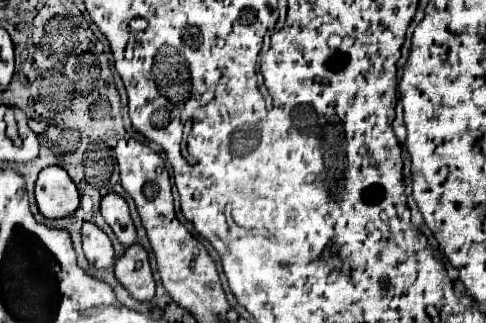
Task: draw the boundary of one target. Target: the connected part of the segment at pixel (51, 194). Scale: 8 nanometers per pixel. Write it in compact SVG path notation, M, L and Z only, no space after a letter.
M48 166L36 180L36 202L46 218L70 216L78 208L78 190L68 172L58 166Z

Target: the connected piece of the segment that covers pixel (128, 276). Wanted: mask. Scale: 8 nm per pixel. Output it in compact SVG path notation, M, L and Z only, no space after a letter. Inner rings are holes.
M136 242L116 260L116 278L136 300L152 300L154 278L146 250Z

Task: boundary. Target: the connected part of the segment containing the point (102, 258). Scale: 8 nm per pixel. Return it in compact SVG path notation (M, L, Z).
M84 222L82 244L84 244L84 254L92 266L108 268L114 264L112 242L94 222Z

